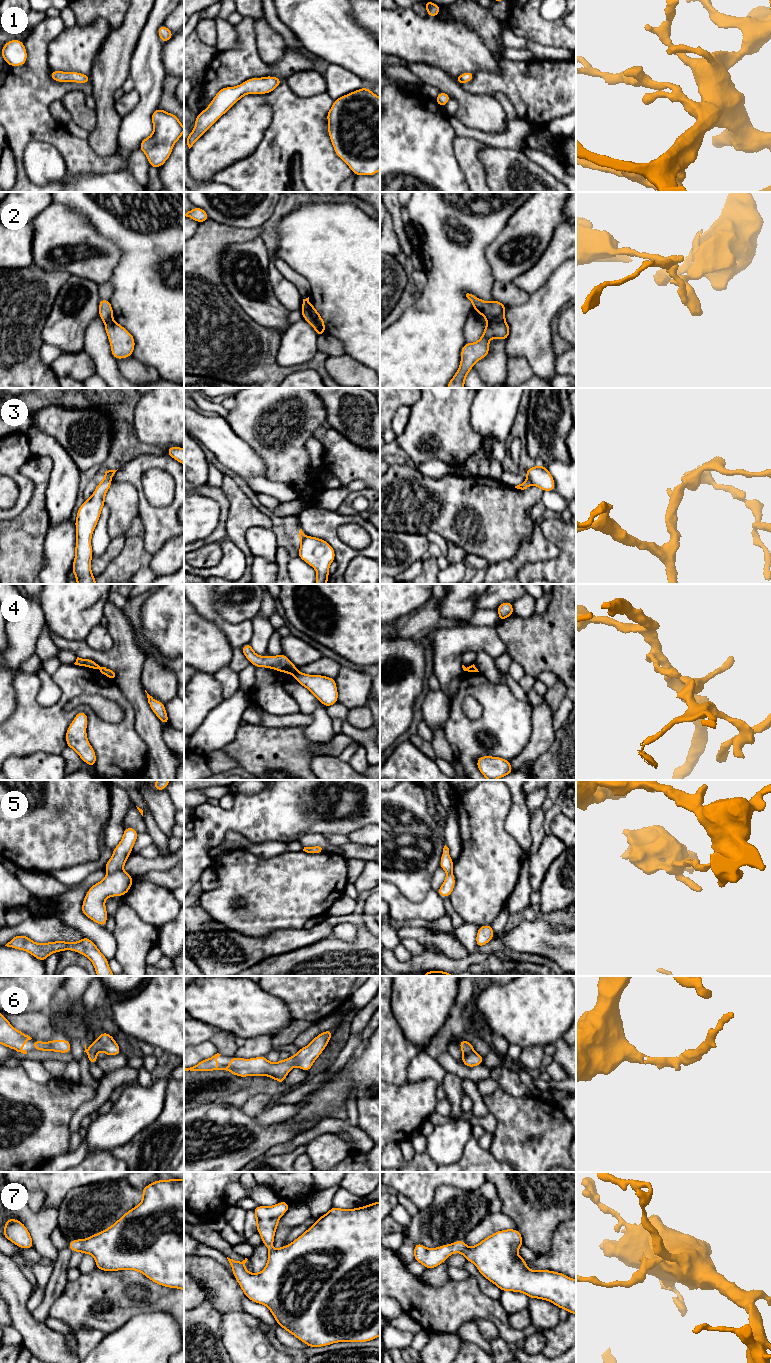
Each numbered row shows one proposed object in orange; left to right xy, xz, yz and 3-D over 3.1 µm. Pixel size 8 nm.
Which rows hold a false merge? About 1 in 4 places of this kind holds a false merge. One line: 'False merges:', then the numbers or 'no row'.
False merges: 2, 3, 4, 5

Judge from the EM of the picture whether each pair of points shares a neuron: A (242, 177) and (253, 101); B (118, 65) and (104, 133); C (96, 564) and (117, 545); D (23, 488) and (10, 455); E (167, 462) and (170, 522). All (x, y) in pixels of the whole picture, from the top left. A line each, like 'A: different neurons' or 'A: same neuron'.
A: different neurons
B: same neuron
C: same neuron
D: same neuron
E: same neuron

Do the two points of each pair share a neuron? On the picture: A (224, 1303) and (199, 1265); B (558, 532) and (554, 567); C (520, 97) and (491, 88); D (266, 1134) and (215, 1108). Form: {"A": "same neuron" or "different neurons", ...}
{"A": "same neuron", "B": "same neuron", "C": "same neuron", "D": "same neuron"}

